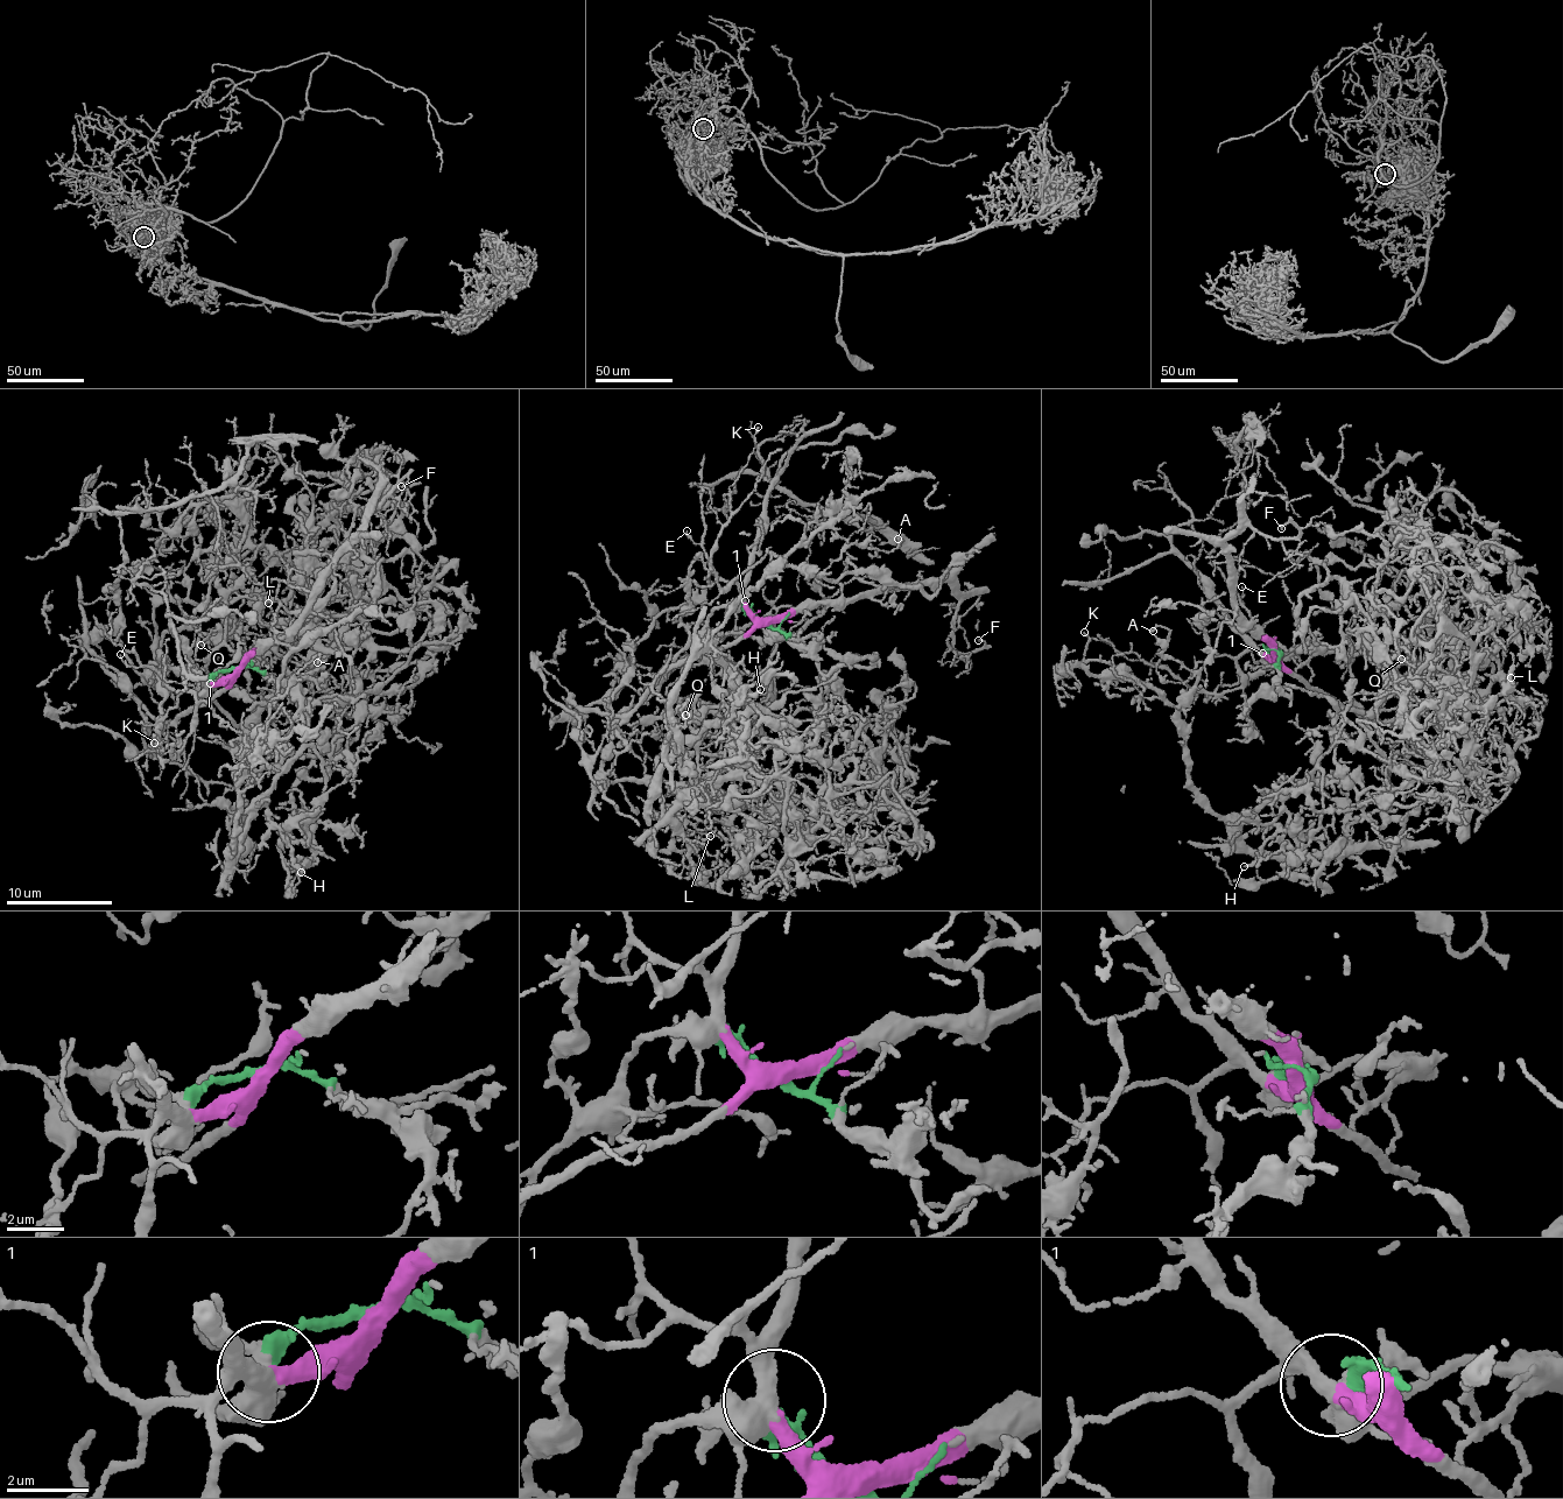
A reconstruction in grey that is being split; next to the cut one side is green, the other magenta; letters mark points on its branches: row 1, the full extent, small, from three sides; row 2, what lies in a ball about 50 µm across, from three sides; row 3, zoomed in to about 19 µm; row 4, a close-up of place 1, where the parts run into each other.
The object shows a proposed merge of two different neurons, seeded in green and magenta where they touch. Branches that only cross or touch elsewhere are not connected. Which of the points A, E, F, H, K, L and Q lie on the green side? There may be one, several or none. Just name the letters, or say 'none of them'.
A, H, L, Q

